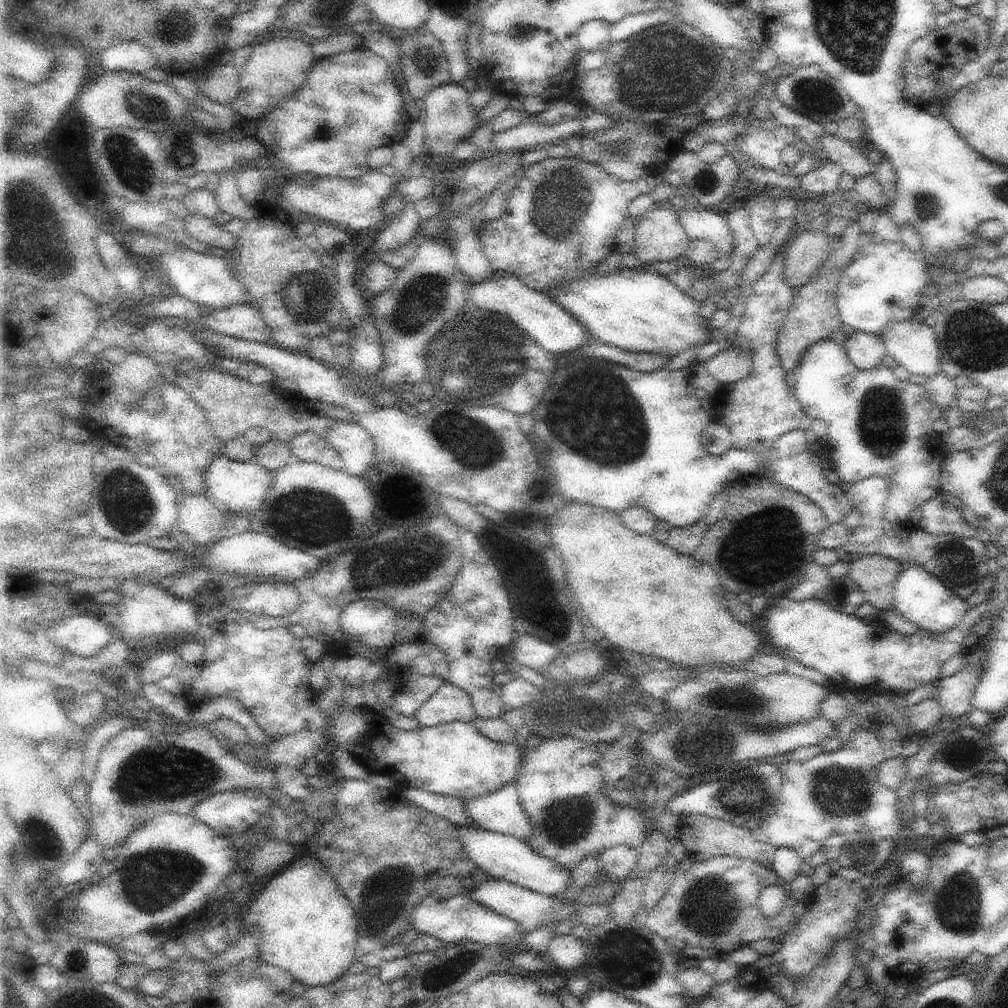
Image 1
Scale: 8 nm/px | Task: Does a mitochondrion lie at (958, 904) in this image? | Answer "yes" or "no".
yes

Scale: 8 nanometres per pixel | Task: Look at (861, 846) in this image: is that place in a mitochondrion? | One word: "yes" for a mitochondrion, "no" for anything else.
yes

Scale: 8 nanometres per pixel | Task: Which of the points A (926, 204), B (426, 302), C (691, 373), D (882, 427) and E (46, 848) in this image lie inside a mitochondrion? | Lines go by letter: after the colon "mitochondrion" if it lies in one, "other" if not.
A: mitochondrion
B: mitochondrion
C: other
D: mitochondrion
E: other

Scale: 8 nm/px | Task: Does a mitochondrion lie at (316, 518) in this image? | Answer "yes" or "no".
yes

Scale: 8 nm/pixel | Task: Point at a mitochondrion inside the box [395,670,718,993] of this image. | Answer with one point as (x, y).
(630, 958)

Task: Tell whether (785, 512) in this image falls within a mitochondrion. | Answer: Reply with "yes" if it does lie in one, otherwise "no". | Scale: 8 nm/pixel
yes

